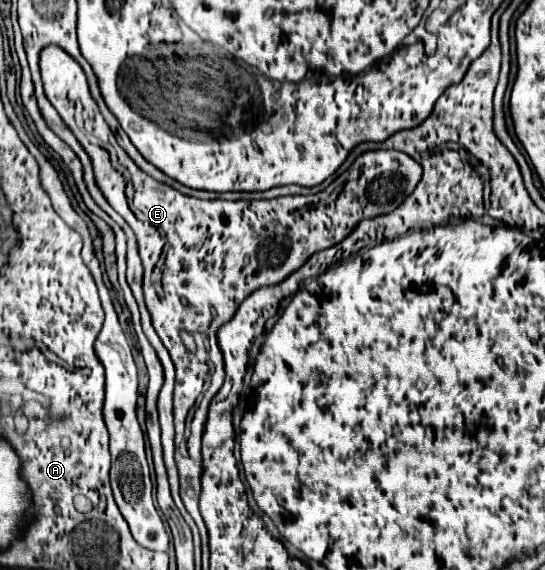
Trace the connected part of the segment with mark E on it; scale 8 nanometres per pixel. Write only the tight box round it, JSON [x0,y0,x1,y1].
[40,46,422,538]

